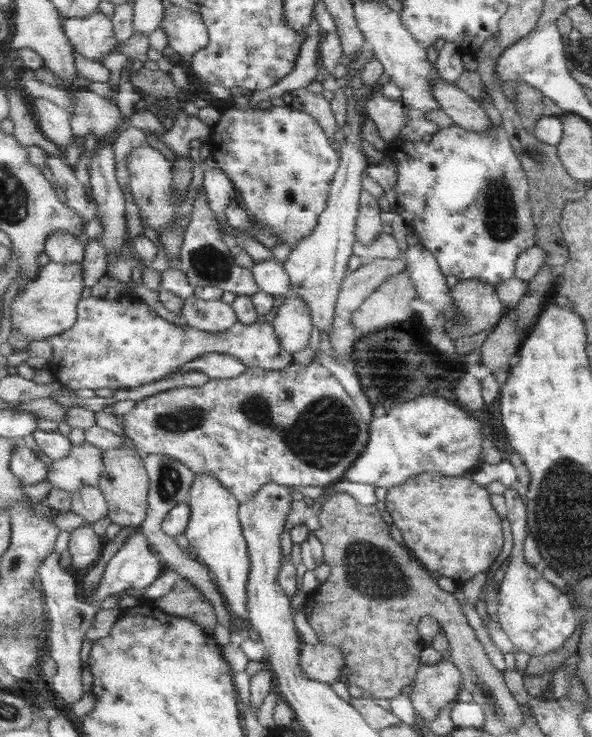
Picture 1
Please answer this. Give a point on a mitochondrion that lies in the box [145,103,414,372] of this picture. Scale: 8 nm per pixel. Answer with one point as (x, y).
(210, 264)

